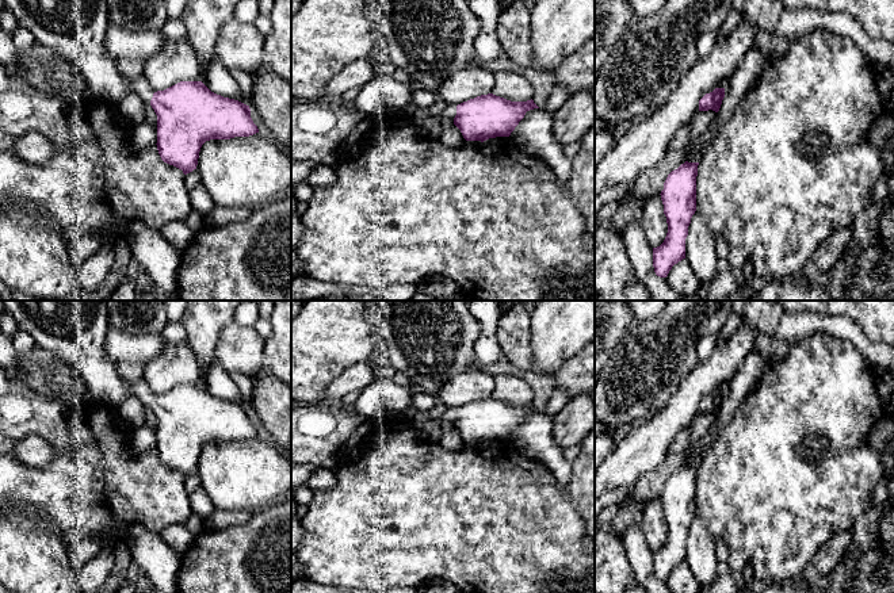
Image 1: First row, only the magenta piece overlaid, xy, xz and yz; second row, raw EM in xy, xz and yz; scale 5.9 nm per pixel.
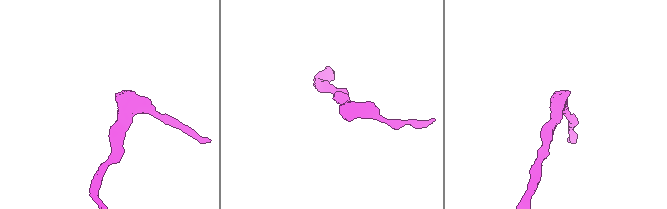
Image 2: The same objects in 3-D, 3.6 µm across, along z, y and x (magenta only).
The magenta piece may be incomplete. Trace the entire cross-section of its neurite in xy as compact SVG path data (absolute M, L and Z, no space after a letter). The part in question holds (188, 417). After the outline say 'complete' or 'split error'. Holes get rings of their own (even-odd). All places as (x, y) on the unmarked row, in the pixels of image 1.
M0 301L4 310L15 320L18 329L28 333L34 343L54 356L61 356L76 366L87 382L92 399L102 405L116 408L123 399L134 397L149 405L157 418L157 454L161 463L183 474L184 478L196 473L202 448L210 443L230 443L249 440L259 436L251 421L249 409L211 395L202 385L180 385L164 394L153 395L144 379L129 382L125 379L106 353L108 332L108 307L106 301Z; split error

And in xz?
M493 397L481 398L456 410L450 408L442 422L452 422L466 444L486 444L509 440L526 416L539 412L534 403L511 405Z; split error

